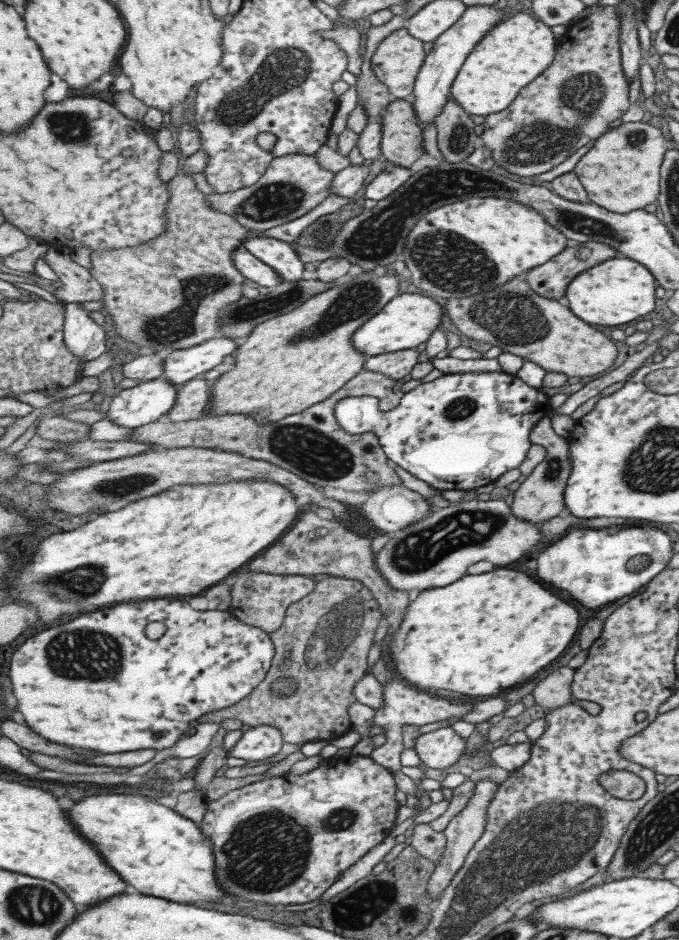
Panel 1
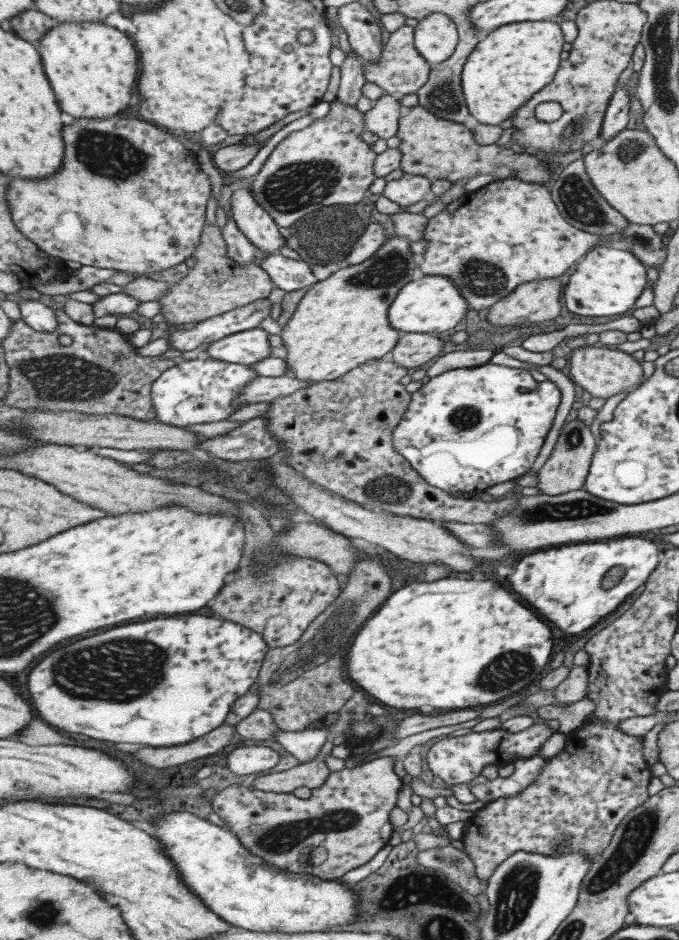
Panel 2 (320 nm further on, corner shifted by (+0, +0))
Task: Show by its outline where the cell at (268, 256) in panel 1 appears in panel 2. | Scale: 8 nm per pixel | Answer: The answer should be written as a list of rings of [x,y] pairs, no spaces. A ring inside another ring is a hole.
[[[251,184],[234,190],[231,196],[232,218],[245,236],[253,242],[255,250],[265,255],[278,254],[286,241],[277,231],[278,226],[271,215],[253,198]]]

